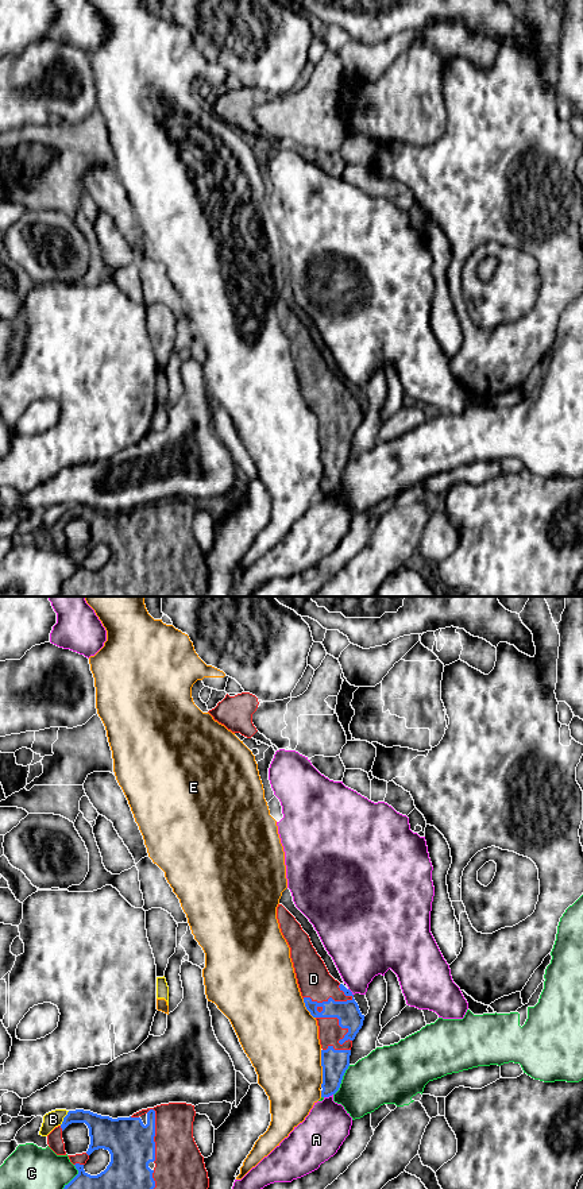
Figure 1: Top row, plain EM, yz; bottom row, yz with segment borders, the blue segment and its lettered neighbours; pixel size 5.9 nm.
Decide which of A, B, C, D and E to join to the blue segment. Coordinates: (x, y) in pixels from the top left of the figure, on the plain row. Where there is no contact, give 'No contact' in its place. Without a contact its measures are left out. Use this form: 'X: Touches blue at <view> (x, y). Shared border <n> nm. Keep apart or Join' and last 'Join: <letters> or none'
A: Touches blue at yz (328, 491). Shared border 60 nm. Keep apart
B: Touches blue at yz (64, 513). Shared border 110 nm. Keep apart
C: Touches blue at yz (342, 474). Shared border 200 nm. Keep apart
D: Touches blue at yz (328, 394). Shared border 300 nm. Join
E: Touches blue at yz (323, 464). Shared border 220 nm. Keep apart
Join: D

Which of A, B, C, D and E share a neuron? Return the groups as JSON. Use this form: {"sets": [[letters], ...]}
{"sets": [["A"], ["B", "E"], ["C"], ["D"]]}

